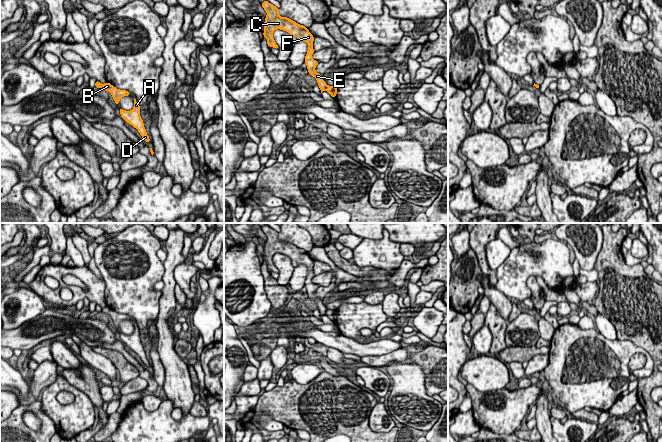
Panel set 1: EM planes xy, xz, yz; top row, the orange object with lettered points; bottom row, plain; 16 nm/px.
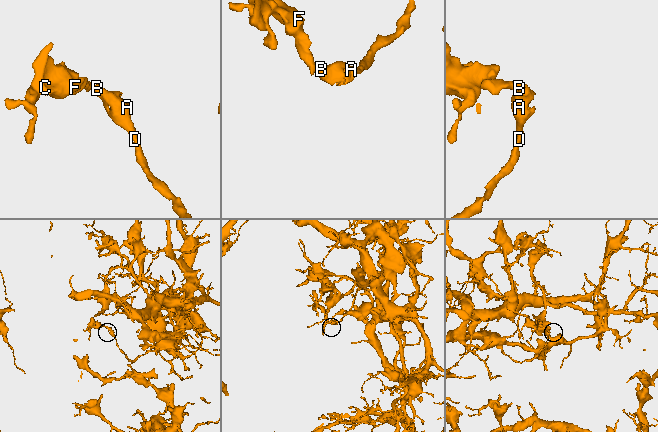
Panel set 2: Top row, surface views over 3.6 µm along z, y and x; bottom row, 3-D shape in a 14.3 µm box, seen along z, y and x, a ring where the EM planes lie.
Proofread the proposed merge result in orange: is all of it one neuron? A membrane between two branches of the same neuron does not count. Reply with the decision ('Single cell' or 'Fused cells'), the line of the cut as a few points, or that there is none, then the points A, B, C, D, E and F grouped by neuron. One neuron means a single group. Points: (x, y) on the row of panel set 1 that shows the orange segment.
Fused cells. Split along xz (327, 85), (325, 89). Groups: A B D / C E F

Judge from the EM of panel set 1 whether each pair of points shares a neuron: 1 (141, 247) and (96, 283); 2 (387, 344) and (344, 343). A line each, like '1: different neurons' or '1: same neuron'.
1: different neurons
2: same neuron

